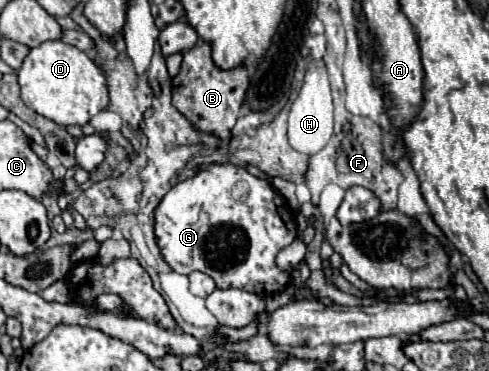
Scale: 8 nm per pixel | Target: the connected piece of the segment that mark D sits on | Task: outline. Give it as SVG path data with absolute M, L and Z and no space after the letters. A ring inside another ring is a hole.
M62 40L44 42L30 50L18 70L22 102L34 112L62 126L84 126L100 110L108 108L108 84L100 66L82 50Z

